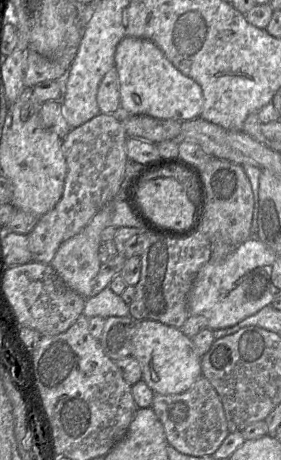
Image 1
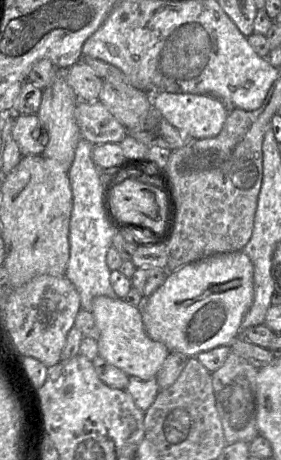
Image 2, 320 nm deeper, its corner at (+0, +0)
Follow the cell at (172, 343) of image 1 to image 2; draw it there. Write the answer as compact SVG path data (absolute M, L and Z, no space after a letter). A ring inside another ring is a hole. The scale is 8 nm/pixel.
M96 296L92 300L91 313L100 332L97 340L99 356L129 377L143 380L156 377L170 351L163 343L147 336L141 308L131 306L124 299Z

